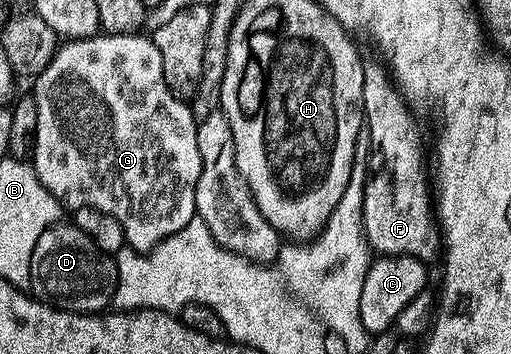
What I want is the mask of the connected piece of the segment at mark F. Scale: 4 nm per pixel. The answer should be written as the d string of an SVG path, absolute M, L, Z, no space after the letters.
M366 61L361 67L367 138L369 134L369 175L363 196L365 238L370 251L378 255L409 254L420 262L432 264L442 253L443 239L431 205L431 178L426 167L425 170L421 167L421 157L425 154L421 130L388 69L378 62Z

